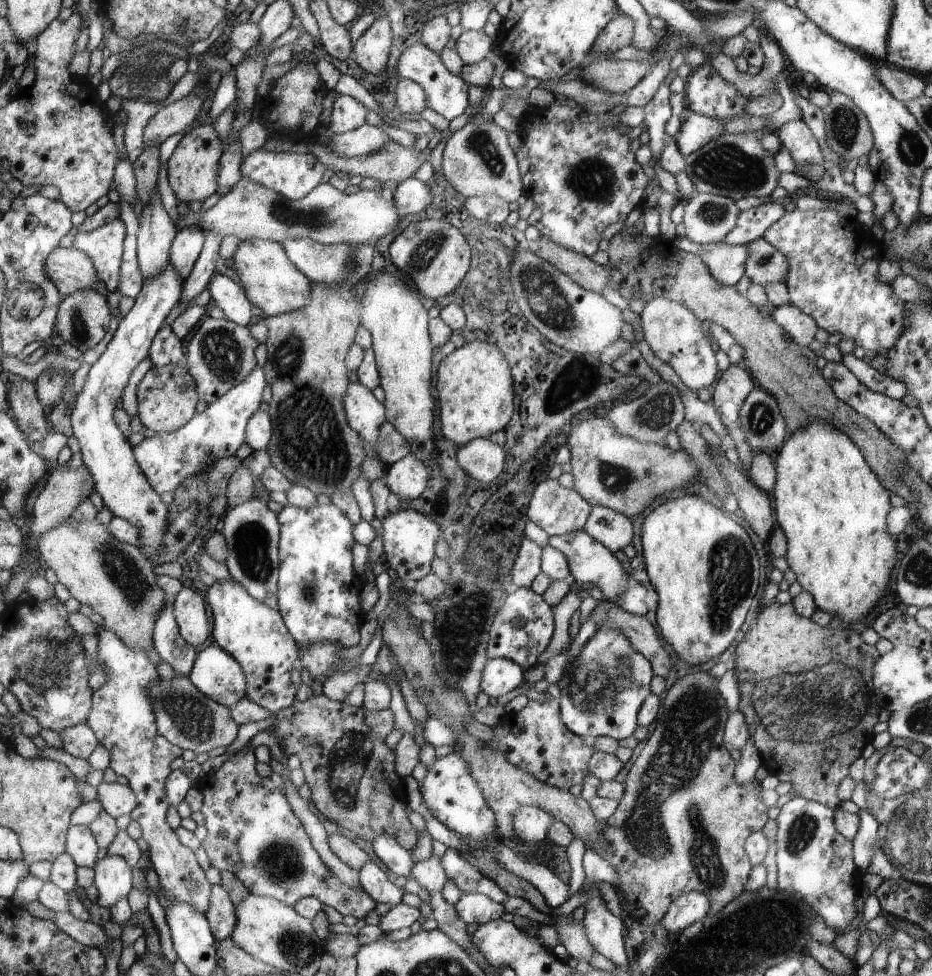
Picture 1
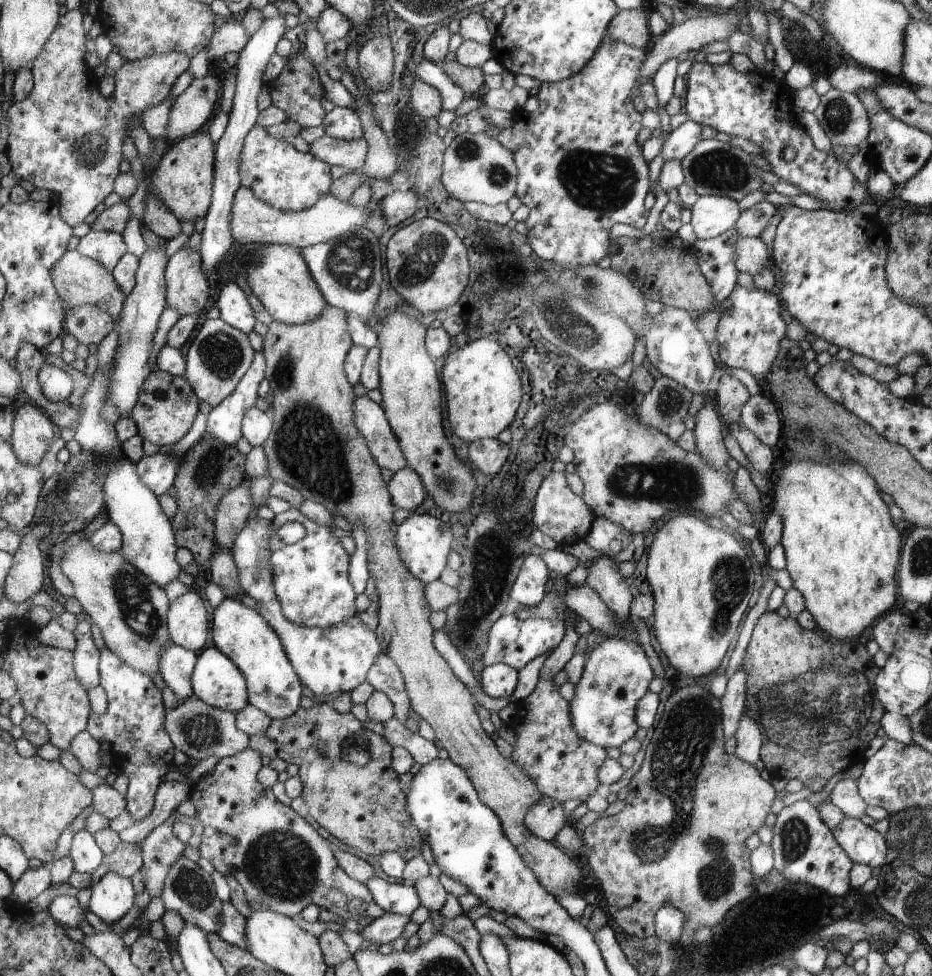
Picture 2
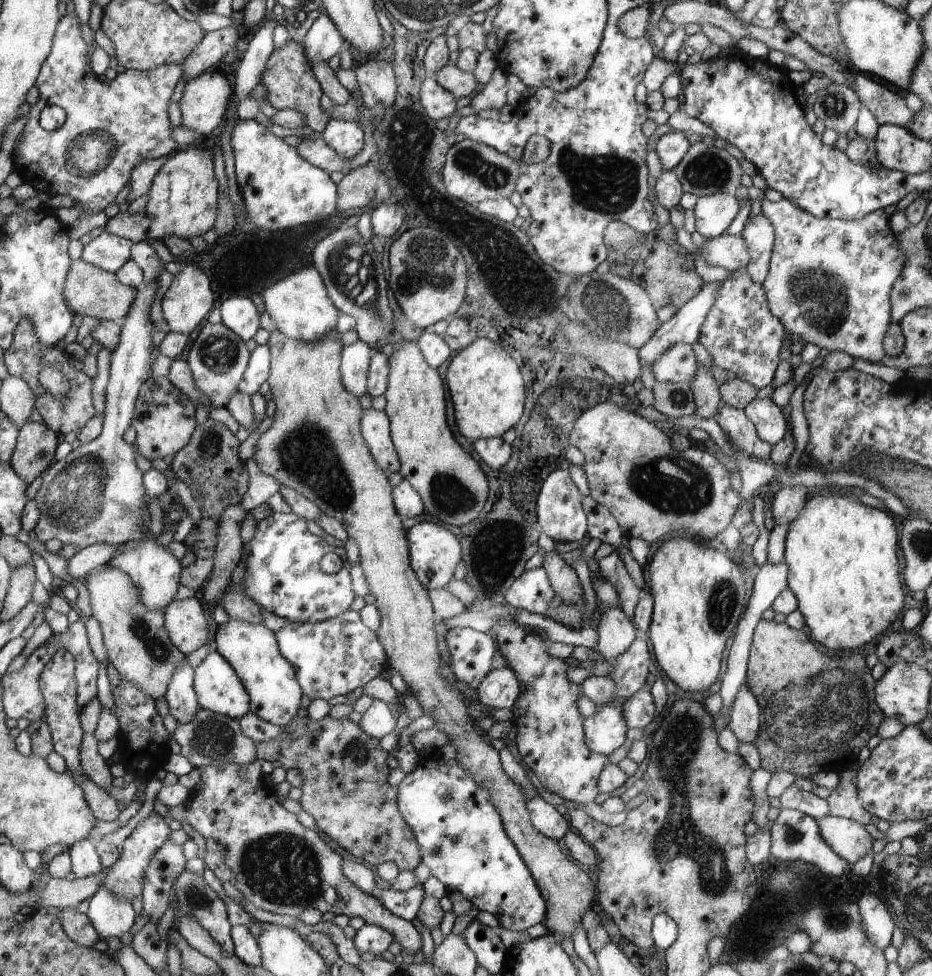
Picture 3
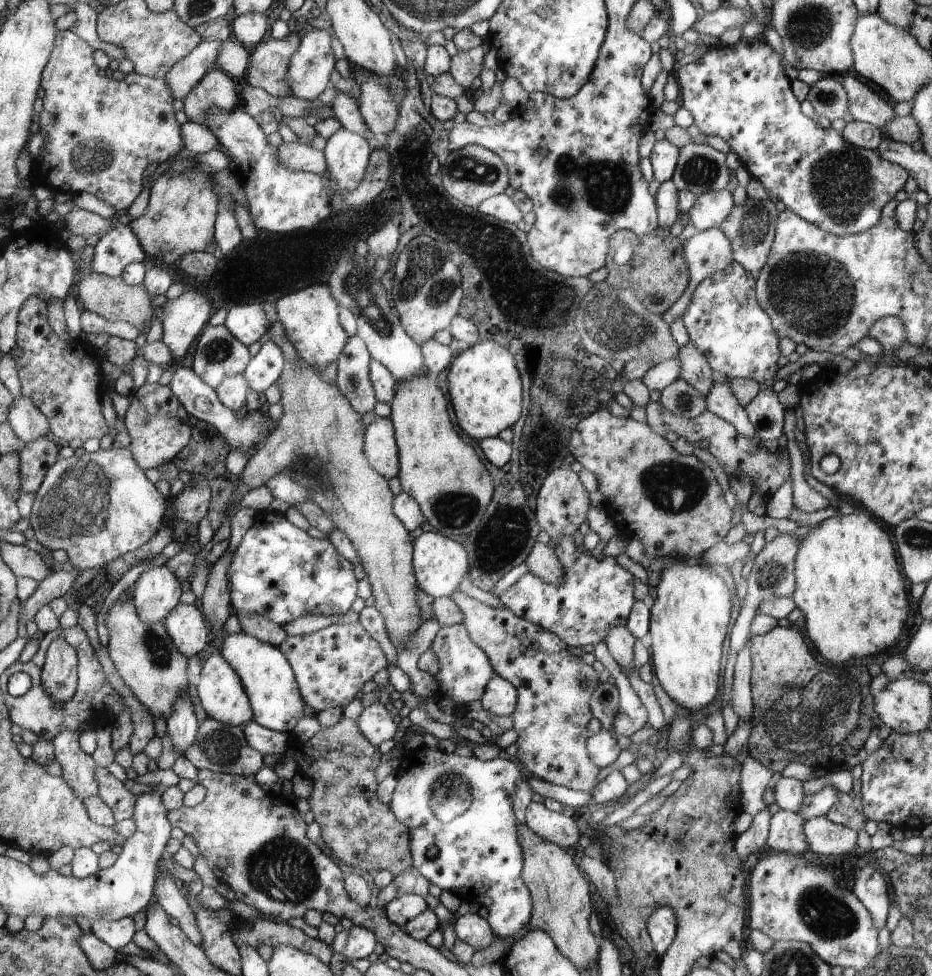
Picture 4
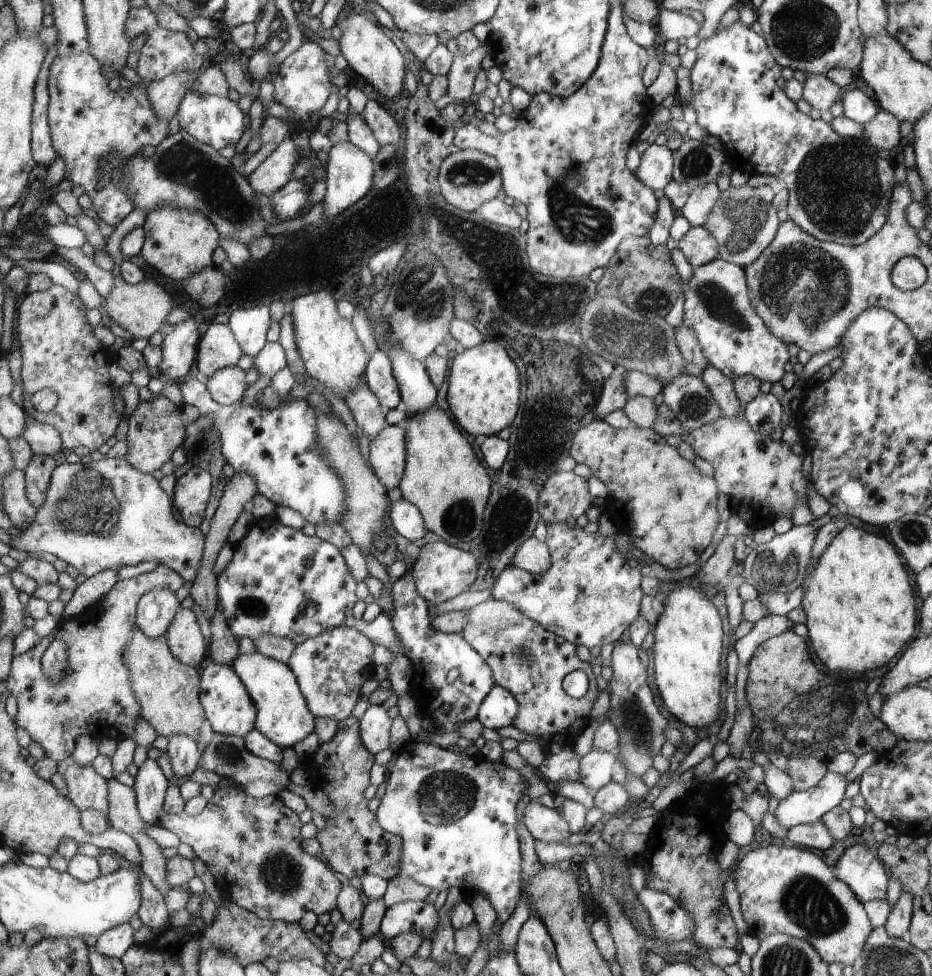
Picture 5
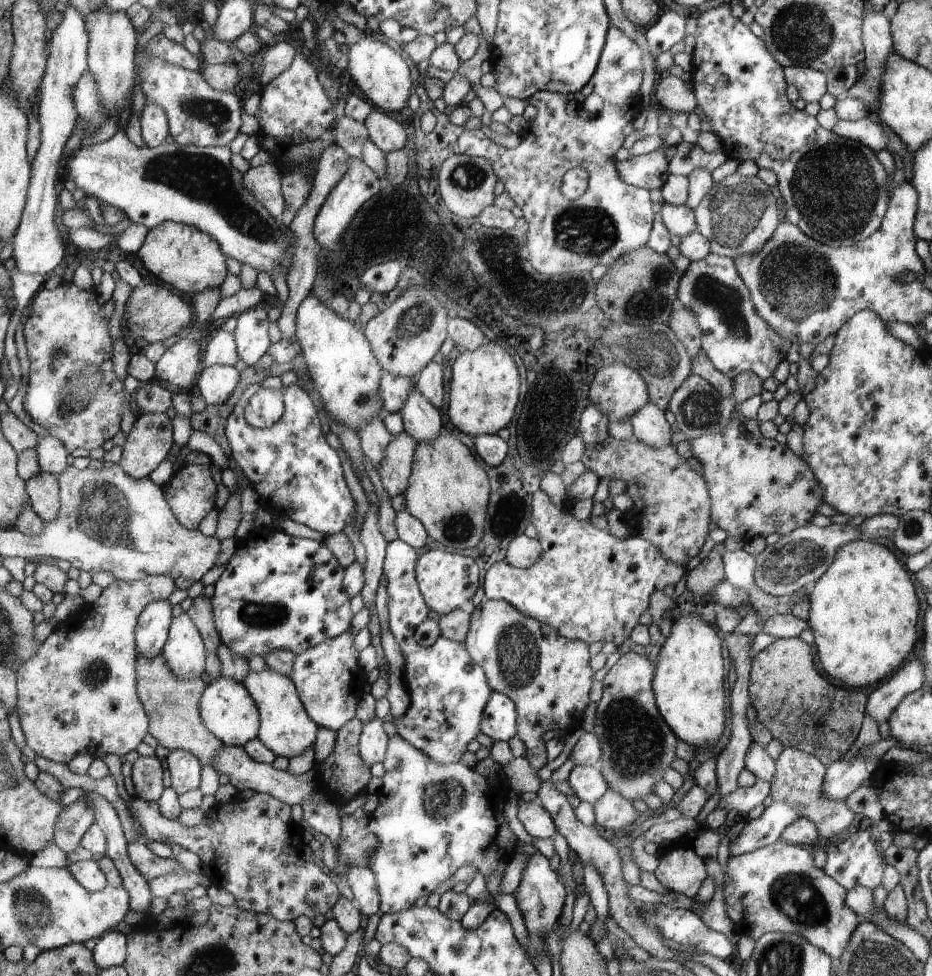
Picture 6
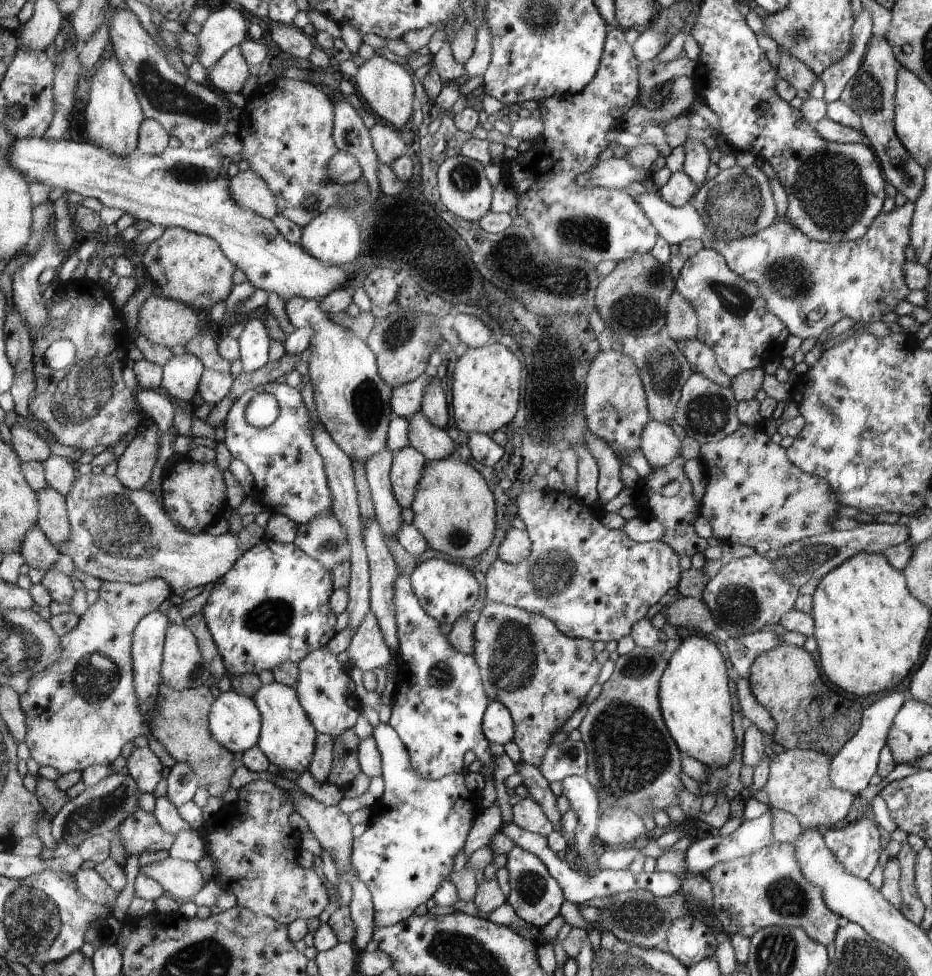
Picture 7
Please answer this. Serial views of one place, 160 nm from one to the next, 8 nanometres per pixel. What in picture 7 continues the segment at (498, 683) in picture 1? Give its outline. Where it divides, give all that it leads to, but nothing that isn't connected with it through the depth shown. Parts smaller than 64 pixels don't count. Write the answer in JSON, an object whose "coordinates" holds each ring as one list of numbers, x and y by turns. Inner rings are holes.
{"coordinates":[[492,700,484,717,484,734,489,744,506,745,516,736,516,724,508,708,498,700]]}

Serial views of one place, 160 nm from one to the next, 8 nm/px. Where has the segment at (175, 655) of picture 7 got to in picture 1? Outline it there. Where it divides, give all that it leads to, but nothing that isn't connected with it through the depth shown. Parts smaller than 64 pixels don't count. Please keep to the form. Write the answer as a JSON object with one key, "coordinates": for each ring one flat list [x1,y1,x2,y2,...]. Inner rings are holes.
{"coordinates":[[182,587,172,600,173,613,180,636,193,647,210,636,204,596,192,588]]}

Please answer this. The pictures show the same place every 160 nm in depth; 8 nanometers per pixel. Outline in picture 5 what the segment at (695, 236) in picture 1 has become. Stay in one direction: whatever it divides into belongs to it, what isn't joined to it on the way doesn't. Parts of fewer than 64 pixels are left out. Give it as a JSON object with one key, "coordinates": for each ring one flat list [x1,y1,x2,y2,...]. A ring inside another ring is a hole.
{"coordinates":[[716,183,704,184,691,189,690,198,686,205,678,212,690,223,691,227,703,226,710,216,712,208,720,200,720,189]]}

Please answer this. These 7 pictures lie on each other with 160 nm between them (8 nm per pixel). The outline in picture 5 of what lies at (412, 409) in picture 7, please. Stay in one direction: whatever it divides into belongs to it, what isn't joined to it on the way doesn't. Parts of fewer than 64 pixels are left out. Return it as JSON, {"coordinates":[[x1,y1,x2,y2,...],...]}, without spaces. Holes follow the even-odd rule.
{"coordinates":[[377,350,370,356,365,371,365,384,388,412,401,405,401,390,390,358]]}

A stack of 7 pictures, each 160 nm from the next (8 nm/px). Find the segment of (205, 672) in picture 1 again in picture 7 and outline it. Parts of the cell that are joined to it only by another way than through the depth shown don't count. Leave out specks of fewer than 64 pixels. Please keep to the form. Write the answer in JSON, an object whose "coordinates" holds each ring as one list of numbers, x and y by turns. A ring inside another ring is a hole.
{"coordinates":[[237,691,222,692,210,706,210,734,234,754,257,746,262,724,260,708,254,699]]}

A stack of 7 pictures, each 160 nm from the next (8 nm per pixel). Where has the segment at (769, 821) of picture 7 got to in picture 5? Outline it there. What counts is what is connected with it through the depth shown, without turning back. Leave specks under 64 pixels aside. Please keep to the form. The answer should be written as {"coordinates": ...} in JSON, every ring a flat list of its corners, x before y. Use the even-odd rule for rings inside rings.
{"coordinates":[[828,771,813,788,806,792,794,791,786,800,782,800,773,816,788,829,803,823,817,822,845,799,848,784,845,775]]}

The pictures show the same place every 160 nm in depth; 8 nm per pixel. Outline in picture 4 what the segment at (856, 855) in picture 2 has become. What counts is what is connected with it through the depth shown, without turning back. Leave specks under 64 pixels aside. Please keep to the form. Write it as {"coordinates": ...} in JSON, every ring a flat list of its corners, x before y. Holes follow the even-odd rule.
{"coordinates":[[819,816,804,823,804,834,807,840,809,850,816,852,816,854,832,854,832,856,843,856,852,852,854,848,859,848,856,844,858,833,855,830,848,827,834,824,831,820,828,820,825,816]]}

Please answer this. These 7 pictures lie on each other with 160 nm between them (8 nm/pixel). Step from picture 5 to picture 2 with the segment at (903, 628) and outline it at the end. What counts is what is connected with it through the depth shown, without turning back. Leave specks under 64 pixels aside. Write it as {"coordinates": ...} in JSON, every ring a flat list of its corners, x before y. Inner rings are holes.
{"coordinates":[[831,458,822,463,794,461,781,470,780,480,767,504,783,518,780,543,785,552,785,567,793,587,804,597,805,609,812,614,822,634,836,641,850,641,872,626,874,620,897,607,896,602,900,600,896,579,902,548,900,530,889,513,889,506,880,498,878,485,863,466,848,458,842,463]]}

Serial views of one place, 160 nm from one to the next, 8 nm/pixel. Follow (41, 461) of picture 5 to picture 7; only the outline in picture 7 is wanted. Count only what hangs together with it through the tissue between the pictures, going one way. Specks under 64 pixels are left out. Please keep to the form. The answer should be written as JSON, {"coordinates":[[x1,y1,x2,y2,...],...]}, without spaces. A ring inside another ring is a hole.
{"coordinates":[[46,486,37,491,37,499,40,503,40,517,37,526,58,549,62,542,68,542,66,538,72,532,65,497,60,492,56,492,52,486]]}

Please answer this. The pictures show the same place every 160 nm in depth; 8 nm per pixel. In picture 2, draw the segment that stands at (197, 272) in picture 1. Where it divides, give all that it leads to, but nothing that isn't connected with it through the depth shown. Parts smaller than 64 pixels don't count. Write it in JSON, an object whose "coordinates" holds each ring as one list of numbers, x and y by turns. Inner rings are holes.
{"coordinates":[[284,14,271,19,264,19,259,30,249,38,246,46,239,52,238,68,236,76,236,91,231,111,229,112,229,121,222,135,222,138,216,143,216,170,213,178,213,196,212,206,204,217,204,230,201,233,200,256,205,270,209,273,216,268,216,264,230,252,232,244,235,243,231,233,231,214,235,199,235,192,242,187,239,175,239,160,243,147,243,140,246,138,250,129,257,124,258,111,258,94,263,86,262,77,266,64,270,57,278,50,278,44,285,36,286,25,284,25]]}

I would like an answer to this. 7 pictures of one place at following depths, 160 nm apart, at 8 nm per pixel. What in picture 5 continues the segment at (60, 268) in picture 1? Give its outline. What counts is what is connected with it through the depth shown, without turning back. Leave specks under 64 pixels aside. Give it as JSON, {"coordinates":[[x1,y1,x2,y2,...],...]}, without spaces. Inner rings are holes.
{"coordinates":[[144,280,136,285,126,283,114,286,112,292,108,294,108,298,102,300,100,309,135,339,149,339,152,334,156,334,162,328,168,314,174,310,174,300,160,284]]}

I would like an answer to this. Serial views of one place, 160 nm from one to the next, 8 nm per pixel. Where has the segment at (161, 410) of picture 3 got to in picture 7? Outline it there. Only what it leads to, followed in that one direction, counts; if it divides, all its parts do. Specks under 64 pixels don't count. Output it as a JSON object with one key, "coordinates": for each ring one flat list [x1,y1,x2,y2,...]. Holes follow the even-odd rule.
{"coordinates":[[153,423,142,428,142,434,136,434,128,441,128,446,118,458,118,471,115,476,122,482,122,486,131,490,140,490,150,480,152,468,158,462,160,452,160,430]]}

